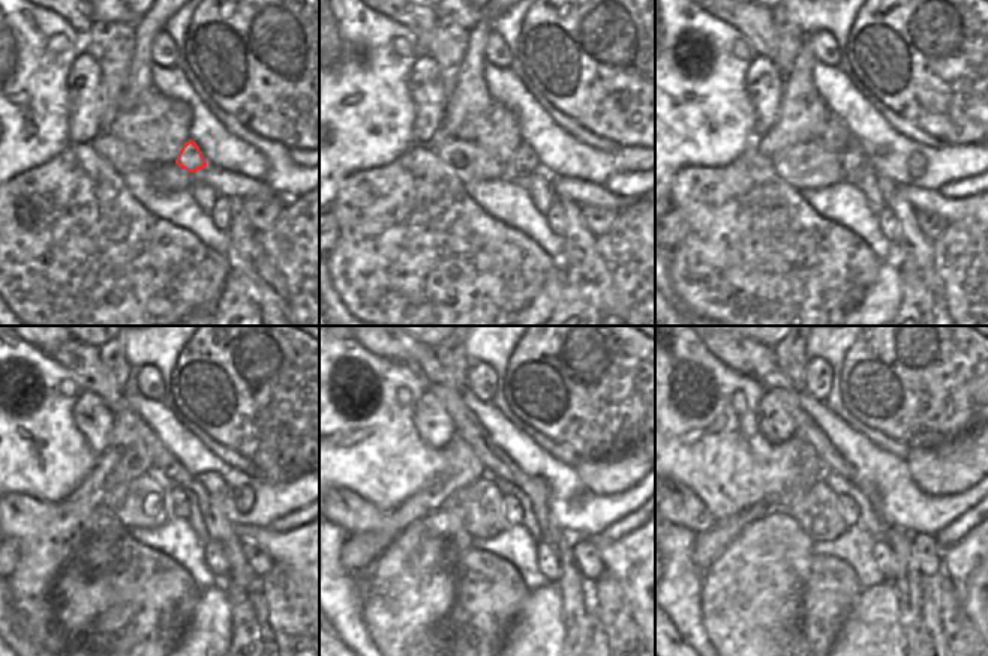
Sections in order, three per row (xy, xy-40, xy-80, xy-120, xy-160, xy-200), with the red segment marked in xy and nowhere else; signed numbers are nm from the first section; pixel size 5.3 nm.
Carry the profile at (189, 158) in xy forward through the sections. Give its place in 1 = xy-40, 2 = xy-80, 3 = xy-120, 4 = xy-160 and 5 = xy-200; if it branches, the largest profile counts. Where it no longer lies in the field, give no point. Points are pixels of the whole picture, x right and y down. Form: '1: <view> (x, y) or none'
1: xy-40 (523, 162)
2: xy-80 (853, 161)
3: xy-120 (179, 508)
4: xy-160 (511, 508)
5: xy-200 (849, 511)

